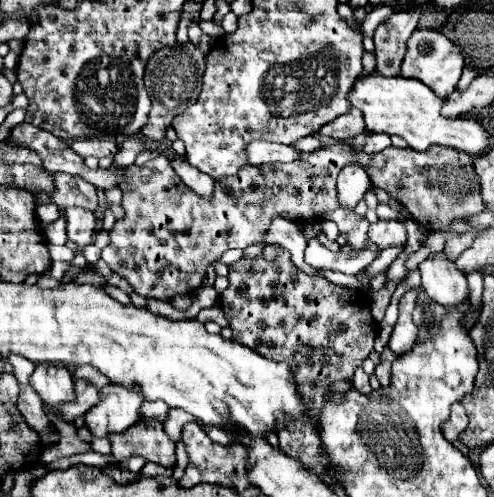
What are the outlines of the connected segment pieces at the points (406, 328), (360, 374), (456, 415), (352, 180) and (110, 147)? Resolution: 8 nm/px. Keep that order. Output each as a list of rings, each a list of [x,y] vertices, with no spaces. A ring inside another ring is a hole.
[[[408,290],[400,304],[398,304],[398,320],[396,320],[396,326],[394,326],[394,332],[390,336],[390,342],[388,342],[388,348],[394,352],[394,354],[404,354],[412,348],[414,340],[416,340],[416,324],[412,322],[412,310],[416,306],[416,292],[418,290]]]
[[[358,368],[356,374],[354,374],[354,388],[356,388],[358,392],[362,392],[362,394],[370,394],[370,392],[372,392],[370,382],[368,382],[368,374],[366,374],[362,368]]]
[[[454,402],[452,404],[452,414],[450,418],[446,420],[446,424],[442,424],[444,428],[444,436],[450,440],[450,442],[456,442],[458,436],[464,432],[464,428],[468,426],[468,414],[464,410],[464,406],[460,402]]]
[[[360,164],[346,166],[338,176],[338,202],[340,202],[340,206],[354,210],[370,186],[372,186],[372,182]]]
[[[86,138],[86,140],[74,140],[70,148],[80,154],[82,158],[94,156],[94,158],[114,158],[114,152],[118,152],[116,142],[110,140],[98,140],[98,138]]]

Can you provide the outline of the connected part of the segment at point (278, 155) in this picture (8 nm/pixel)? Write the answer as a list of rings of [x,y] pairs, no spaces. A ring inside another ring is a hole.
[[[256,140],[246,148],[248,162],[254,166],[268,164],[268,162],[292,162],[300,158],[300,152],[294,148],[286,148],[282,144],[272,144],[264,140]]]

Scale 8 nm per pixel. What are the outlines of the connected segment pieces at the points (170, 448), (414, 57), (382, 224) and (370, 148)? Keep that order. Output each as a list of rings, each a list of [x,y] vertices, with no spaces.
[[[134,424],[120,434],[108,436],[112,442],[112,456],[122,462],[130,456],[142,456],[160,466],[176,466],[174,442],[166,436],[162,424]]]
[[[416,30],[408,40],[408,52],[404,56],[400,74],[408,74],[410,78],[424,82],[428,88],[432,88],[432,92],[436,96],[446,98],[456,88],[464,66],[466,66],[466,60],[462,56],[462,50],[452,40],[448,40],[444,34],[440,34],[436,30],[432,30],[428,34]]]
[[[378,220],[376,224],[370,224],[368,238],[370,238],[378,248],[404,246],[404,244],[406,244],[404,222],[400,222],[400,220]]]
[[[368,134],[362,150],[368,155],[373,155],[383,151],[391,145],[390,136],[387,134]]]

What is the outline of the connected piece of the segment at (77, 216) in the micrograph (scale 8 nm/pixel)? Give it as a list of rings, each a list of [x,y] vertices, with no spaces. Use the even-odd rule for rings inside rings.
[[[68,208],[68,238],[76,242],[80,248],[92,244],[96,234],[96,216],[84,208]]]

